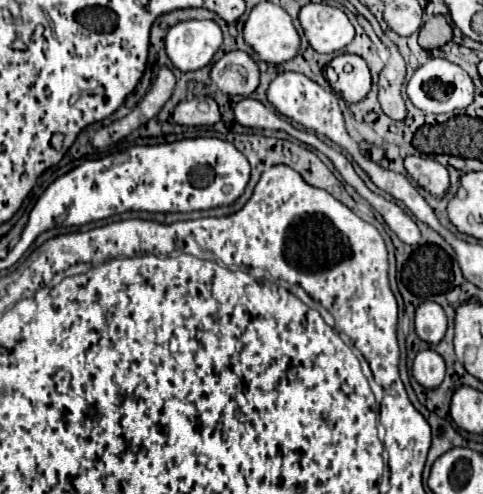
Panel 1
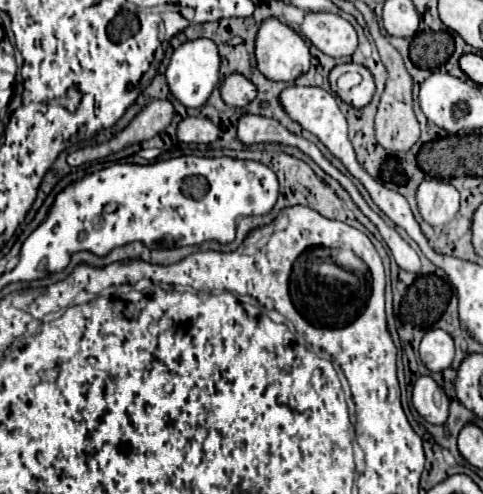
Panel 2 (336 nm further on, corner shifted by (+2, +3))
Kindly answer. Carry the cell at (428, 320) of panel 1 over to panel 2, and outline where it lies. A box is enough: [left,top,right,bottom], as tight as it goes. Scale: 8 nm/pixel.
[420,331,454,373]

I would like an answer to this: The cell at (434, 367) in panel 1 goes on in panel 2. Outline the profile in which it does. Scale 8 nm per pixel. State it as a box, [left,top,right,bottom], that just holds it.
[412,377,448,425]

